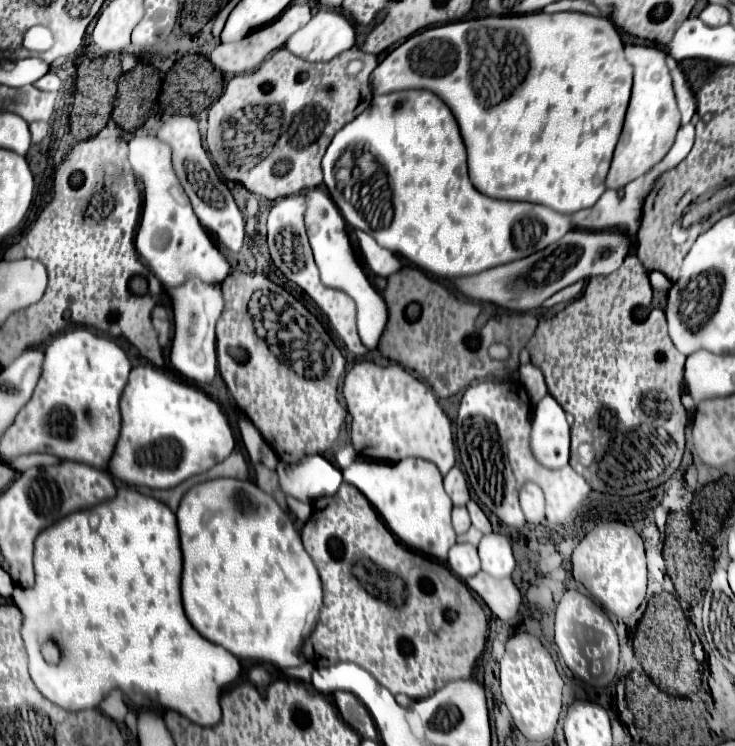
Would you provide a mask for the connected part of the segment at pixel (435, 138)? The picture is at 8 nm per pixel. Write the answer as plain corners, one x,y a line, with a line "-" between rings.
401,90
373,96
371,106
335,134
323,156
323,174
333,202
353,228
367,232
383,248
403,254
425,272
431,272
439,278
461,278
495,268
497,264
521,260
523,256
543,250
549,244
561,240
571,230
571,224
575,228
591,230
619,228
635,234
641,222
643,198
651,192
651,180
655,184
663,172
675,168
689,154
693,138
695,126
681,126
665,158
645,172
645,176
629,182
623,190
623,198
619,198
617,190
607,190
595,206
579,210
573,216
565,216
541,204
495,200
477,192
467,176
467,152
459,134
459,126
445,102
441,102
439,96
429,90

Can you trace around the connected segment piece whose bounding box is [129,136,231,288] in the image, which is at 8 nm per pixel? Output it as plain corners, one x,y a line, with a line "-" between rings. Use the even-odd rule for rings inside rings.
133,136
129,140
129,162
135,178
143,182
143,218
135,246
149,270
165,288
177,288
189,278
199,278
205,284
221,284
231,274
231,266
201,228
173,172
171,148
155,136

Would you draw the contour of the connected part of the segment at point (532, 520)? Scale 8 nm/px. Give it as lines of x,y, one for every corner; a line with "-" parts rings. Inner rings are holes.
529,482
521,488
519,500
521,500
521,508
529,524
541,524
545,520
543,490
535,482

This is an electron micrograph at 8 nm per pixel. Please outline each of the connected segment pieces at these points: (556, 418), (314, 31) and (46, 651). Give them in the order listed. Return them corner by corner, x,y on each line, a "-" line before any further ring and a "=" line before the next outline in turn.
545,396
537,404
529,440
537,462
569,464
569,422
553,396
=
319,8
307,26
297,30
285,42
285,48
303,60
327,62
351,48
353,38
355,28
339,10
=
45,640
45,644
41,646
41,654
43,658
49,662
49,664
57,664
61,660
61,652
59,652
59,646
51,640

